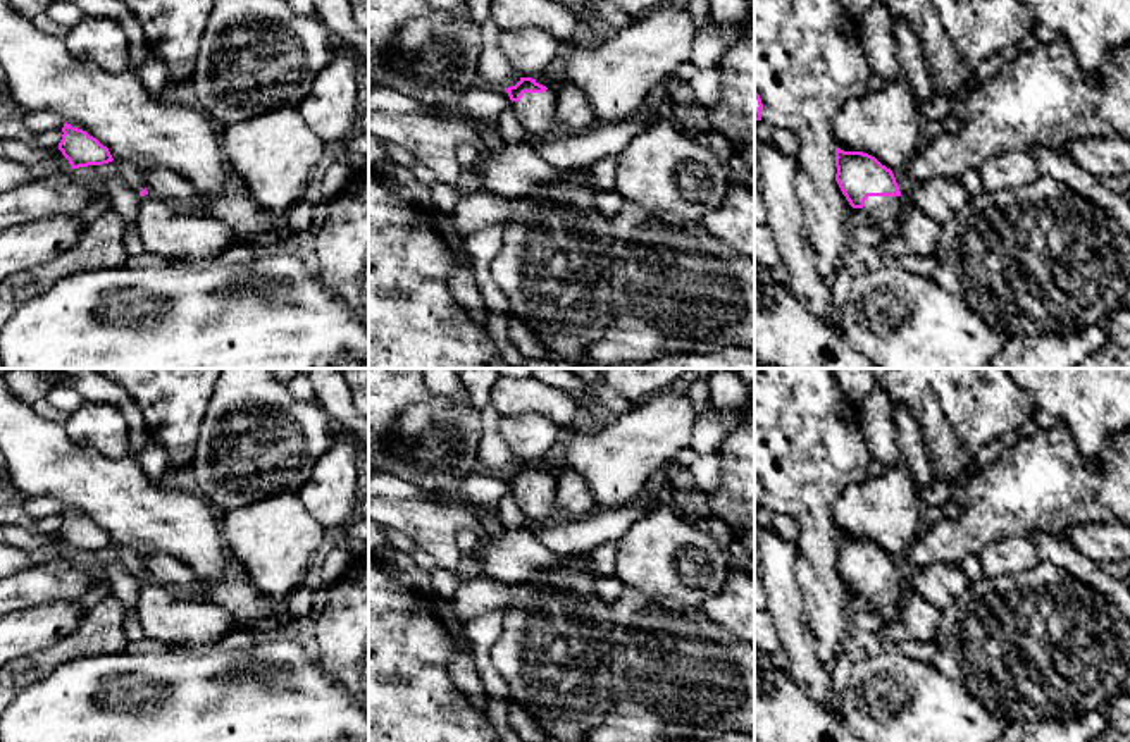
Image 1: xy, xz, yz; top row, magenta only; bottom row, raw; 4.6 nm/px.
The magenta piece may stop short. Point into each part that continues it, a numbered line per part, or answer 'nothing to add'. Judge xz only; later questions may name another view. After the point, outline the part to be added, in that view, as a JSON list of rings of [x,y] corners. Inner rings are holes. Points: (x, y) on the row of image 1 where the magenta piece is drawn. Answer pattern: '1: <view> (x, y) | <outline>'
1: xz (536, 112) | [[[556,91],[524,93],[518,102],[512,102],[510,108],[531,139],[555,138]]]

